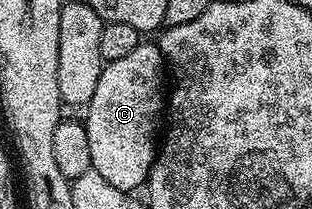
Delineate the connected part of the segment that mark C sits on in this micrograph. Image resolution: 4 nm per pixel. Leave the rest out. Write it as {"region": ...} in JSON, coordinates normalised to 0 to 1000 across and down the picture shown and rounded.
{"region":[[[452,196],[426,254],[333,316],[311,431],[276,498],[292,813],[324,828],[362,904],[442,919],[497,785],[503,651],[529,550],[522,359],[529,378],[529,287],[506,220],[494,201]]]}

